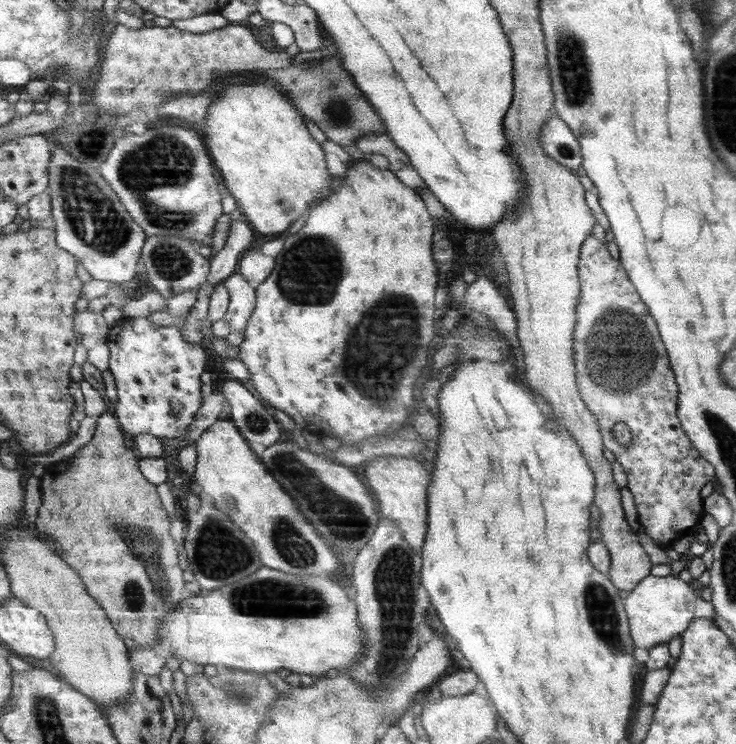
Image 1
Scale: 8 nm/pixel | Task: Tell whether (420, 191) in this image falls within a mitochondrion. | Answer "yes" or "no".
no

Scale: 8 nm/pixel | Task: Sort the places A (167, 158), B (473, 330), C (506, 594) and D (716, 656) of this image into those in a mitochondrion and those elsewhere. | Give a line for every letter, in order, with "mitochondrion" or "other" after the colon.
A: mitochondrion
B: other
C: other
D: other

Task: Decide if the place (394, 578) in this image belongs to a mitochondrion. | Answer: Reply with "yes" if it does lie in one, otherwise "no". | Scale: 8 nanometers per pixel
yes

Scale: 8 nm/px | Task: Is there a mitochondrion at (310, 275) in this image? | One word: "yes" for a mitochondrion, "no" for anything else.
yes

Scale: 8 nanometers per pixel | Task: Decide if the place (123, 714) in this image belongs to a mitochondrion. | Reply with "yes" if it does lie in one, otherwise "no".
no

